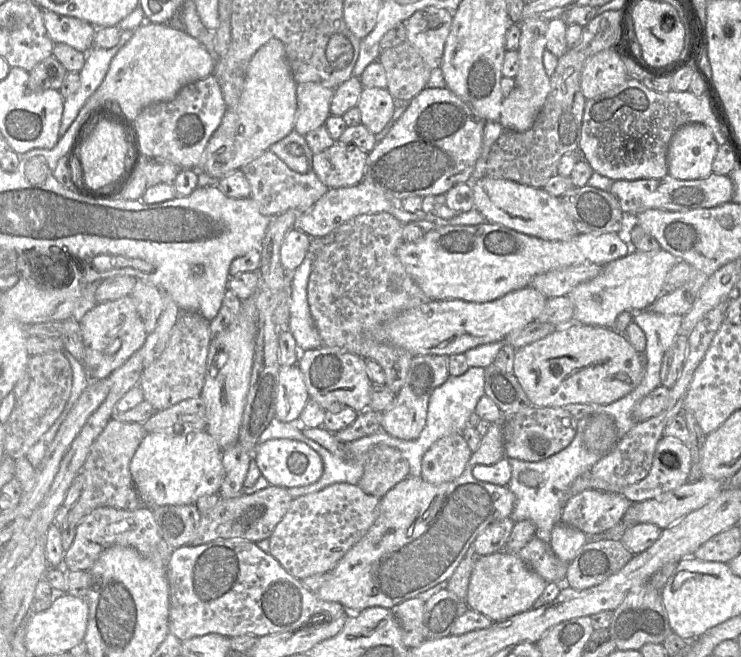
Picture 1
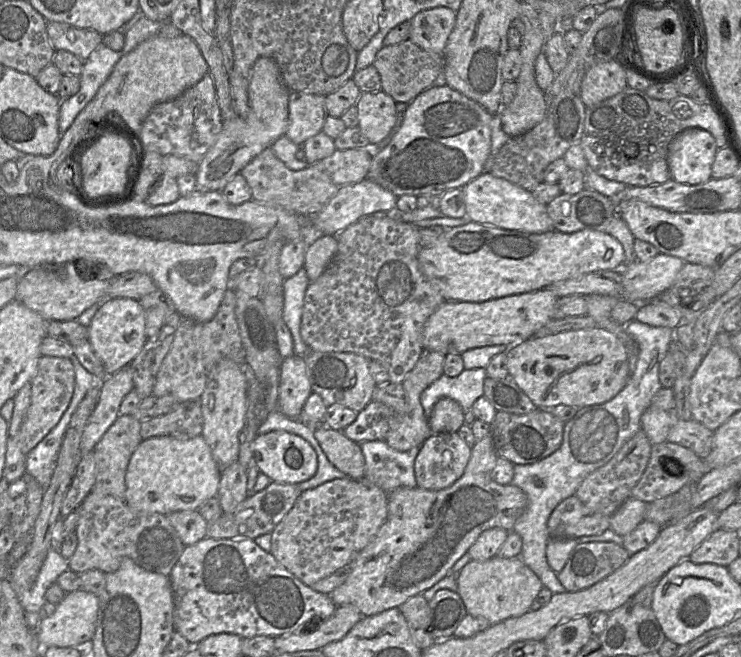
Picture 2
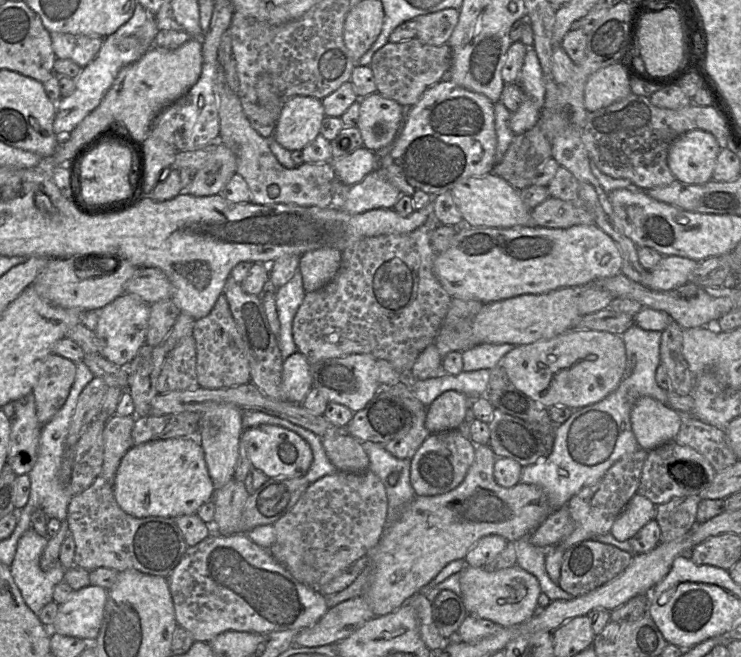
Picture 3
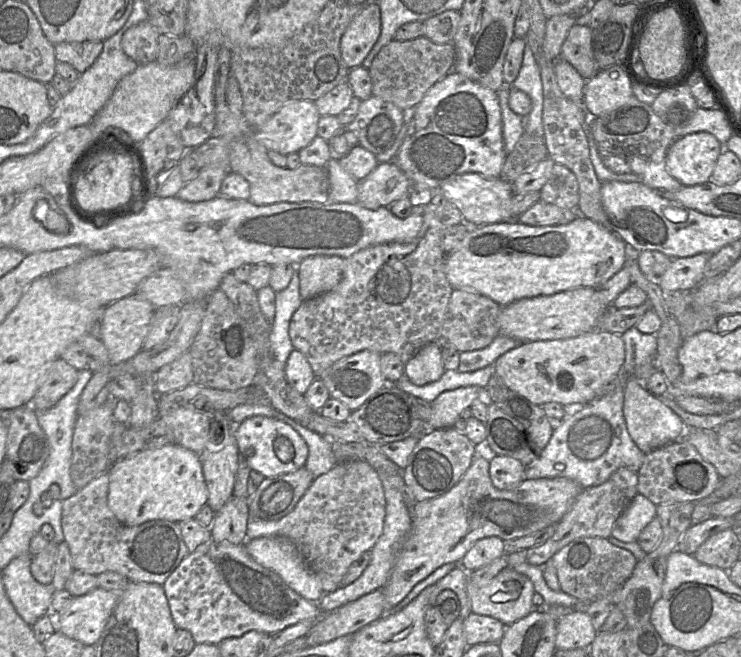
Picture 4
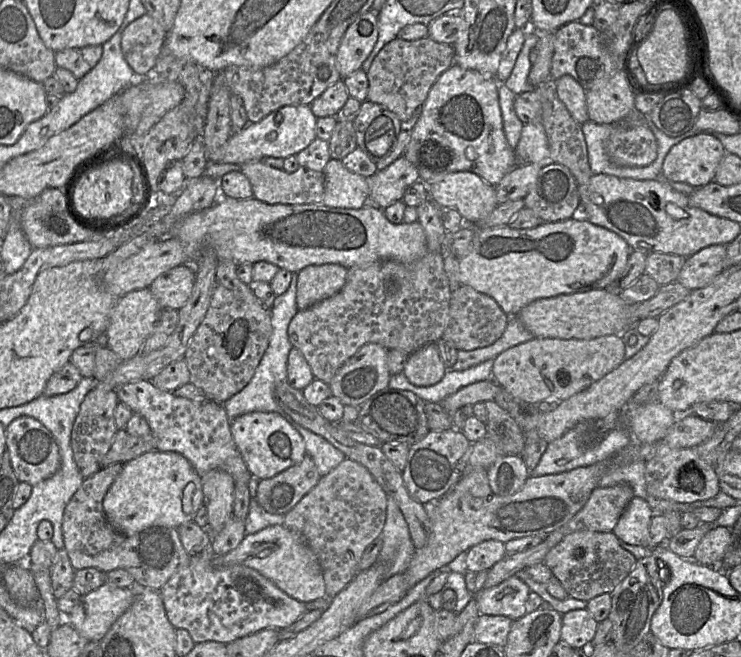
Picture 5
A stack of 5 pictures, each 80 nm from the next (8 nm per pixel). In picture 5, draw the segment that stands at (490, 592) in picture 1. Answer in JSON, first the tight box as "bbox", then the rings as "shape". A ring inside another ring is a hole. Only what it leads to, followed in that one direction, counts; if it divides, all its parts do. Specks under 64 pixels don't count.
{"bbox":[473,575,529,621],"shape":[[[516,575],[491,588],[482,588],[473,595],[480,615],[502,615],[513,621],[526,613],[529,586]]]}

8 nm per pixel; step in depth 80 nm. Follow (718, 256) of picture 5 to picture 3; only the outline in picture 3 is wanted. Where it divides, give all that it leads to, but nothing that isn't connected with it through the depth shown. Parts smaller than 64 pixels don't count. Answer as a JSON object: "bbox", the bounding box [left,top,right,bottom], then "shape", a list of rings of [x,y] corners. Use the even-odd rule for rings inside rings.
{"bbox":[648,256,698,291],"shape":[[[663,256],[650,272],[648,288],[656,291],[669,291],[688,282],[690,274],[698,262],[681,256]]]}

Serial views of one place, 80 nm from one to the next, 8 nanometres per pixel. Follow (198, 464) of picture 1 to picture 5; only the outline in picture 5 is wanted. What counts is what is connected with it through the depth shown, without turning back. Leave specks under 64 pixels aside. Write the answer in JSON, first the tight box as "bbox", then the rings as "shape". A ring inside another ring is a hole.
{"bbox":[103,450,203,534],"shape":[[[152,450],[123,465],[103,500],[110,525],[125,534],[135,534],[150,527],[173,527],[193,521],[203,505],[201,477],[191,463],[177,452]]]}

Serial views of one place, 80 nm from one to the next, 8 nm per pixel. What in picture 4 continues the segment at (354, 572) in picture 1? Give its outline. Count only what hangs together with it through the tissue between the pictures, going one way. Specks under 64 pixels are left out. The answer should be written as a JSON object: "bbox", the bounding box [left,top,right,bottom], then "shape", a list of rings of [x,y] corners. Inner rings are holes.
{"bbox":[381,444,583,613],"shape":[[[474,444],[472,464],[461,479],[445,494],[415,502],[411,505],[411,529],[396,557],[390,577],[381,588],[385,599],[385,613],[401,602],[412,588],[438,567],[458,563],[478,540],[490,536],[501,538],[507,544],[517,538],[540,531],[558,523],[583,491],[583,487],[566,477],[524,479],[512,490],[497,489],[490,478],[489,465],[493,454],[485,444]]]}

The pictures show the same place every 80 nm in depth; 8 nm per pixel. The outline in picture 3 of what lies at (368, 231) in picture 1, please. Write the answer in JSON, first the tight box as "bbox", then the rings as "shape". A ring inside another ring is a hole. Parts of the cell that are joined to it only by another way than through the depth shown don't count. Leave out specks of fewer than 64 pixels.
{"bbox":[293,213,452,378],"shape":[[[431,213],[422,226],[410,233],[366,237],[341,252],[341,265],[335,277],[322,288],[306,292],[293,318],[294,343],[310,364],[350,354],[370,354],[387,360],[402,377],[408,378],[418,355],[435,342],[452,299],[433,269],[436,253],[430,239],[439,224]]]}

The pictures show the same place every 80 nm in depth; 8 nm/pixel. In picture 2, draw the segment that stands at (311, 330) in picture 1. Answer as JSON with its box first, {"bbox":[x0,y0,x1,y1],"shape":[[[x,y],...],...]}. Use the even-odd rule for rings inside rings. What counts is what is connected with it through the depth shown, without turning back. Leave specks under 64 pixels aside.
{"bbox":[282,267,309,356],"shape":[[[302,267],[296,274],[284,280],[282,320],[287,325],[293,338],[294,355],[307,356],[309,347],[304,343],[300,334],[301,317],[304,297],[309,284],[307,272]]]}

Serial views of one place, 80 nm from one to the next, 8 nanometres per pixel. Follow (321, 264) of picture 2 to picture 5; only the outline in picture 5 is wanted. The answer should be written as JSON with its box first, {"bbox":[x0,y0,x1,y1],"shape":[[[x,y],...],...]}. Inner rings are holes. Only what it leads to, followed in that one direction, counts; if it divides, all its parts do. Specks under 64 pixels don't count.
{"bbox":[296,263,347,310],"shape":[[[331,263],[309,265],[297,276],[296,305],[304,310],[339,292],[346,282],[347,268]]]}

